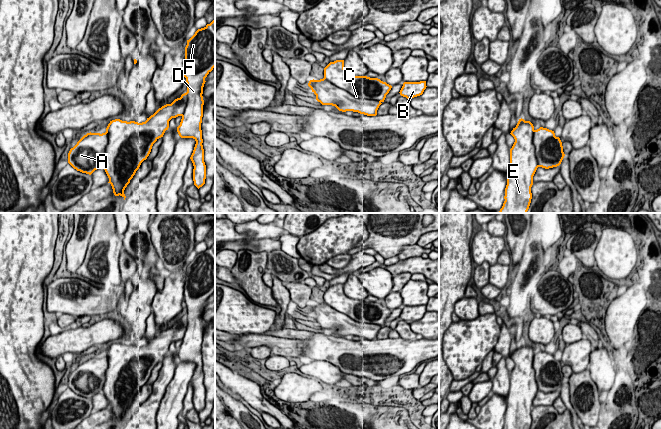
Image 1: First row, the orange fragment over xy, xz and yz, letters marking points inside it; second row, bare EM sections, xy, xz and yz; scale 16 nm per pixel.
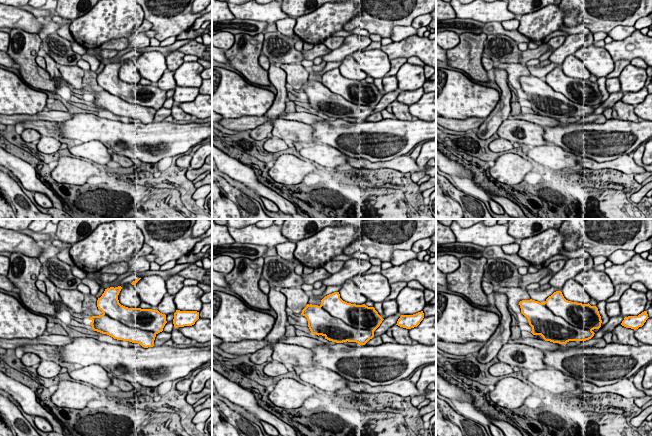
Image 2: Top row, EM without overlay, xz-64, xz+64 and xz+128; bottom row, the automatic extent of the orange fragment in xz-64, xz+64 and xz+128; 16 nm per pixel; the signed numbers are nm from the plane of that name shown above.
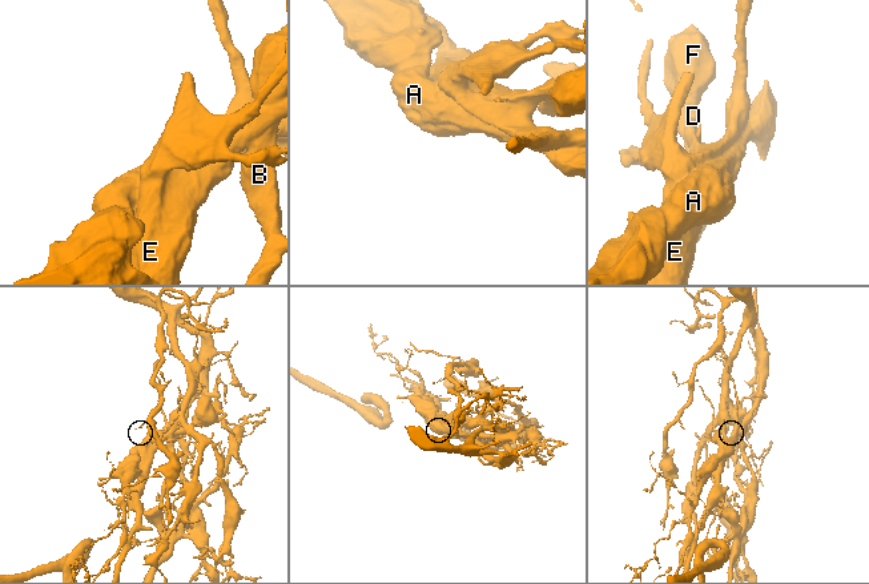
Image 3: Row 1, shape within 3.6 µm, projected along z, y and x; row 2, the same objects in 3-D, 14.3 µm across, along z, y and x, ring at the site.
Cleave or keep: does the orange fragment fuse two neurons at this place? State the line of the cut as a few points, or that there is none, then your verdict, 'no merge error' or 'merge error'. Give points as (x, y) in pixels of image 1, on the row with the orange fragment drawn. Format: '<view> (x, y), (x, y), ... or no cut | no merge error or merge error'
xz (324, 77), (357, 97), (375, 99), (380, 102) | merge error

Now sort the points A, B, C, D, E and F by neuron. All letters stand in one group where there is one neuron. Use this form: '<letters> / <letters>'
A B D F / C E

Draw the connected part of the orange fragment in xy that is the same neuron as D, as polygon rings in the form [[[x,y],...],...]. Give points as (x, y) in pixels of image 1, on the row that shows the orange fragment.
[[[215,18],[204,28],[198,29],[187,40],[185,47],[184,77],[187,83],[187,105],[177,132],[181,138],[193,138],[196,141],[190,157],[193,169],[194,185],[199,189],[205,184],[206,165],[201,123],[203,117],[203,87],[205,78],[215,67]]]

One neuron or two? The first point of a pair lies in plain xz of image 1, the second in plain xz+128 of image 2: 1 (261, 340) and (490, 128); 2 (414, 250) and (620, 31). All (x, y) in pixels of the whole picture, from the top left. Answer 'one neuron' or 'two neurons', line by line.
1: two neurons
2: one neuron

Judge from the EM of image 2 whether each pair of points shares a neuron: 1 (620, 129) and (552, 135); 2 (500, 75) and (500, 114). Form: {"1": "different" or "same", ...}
{"1": "same", "2": "same"}

